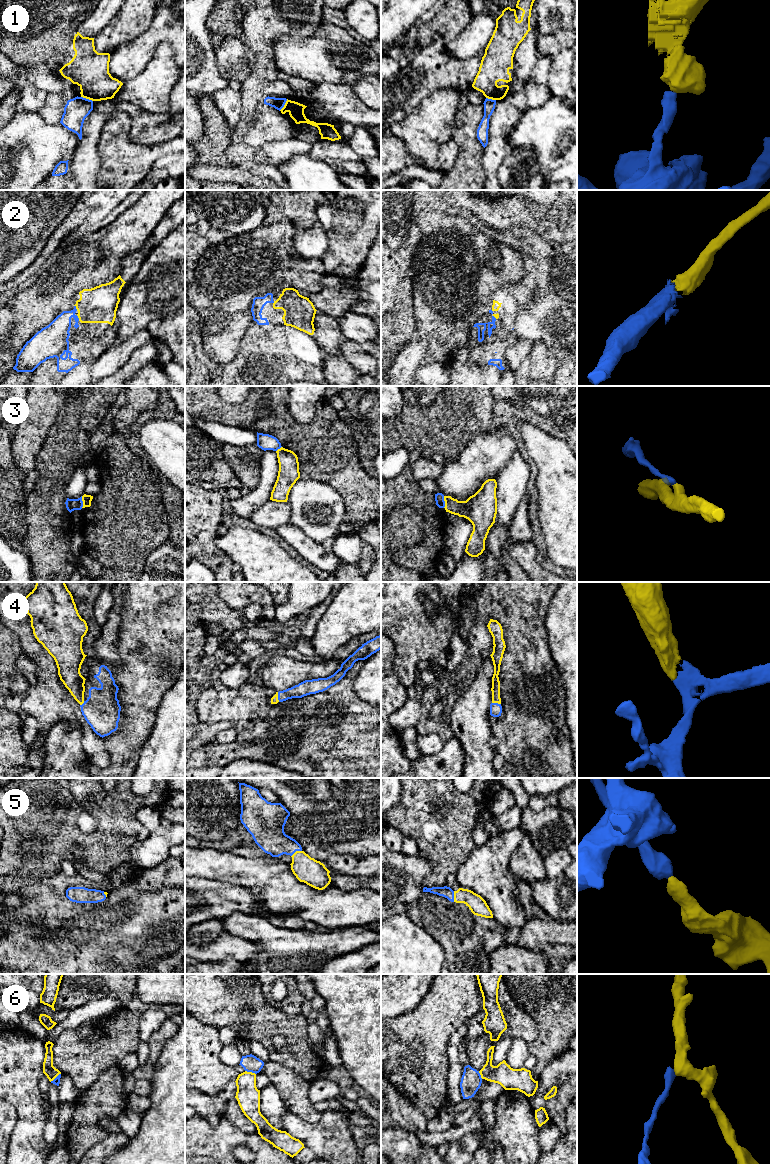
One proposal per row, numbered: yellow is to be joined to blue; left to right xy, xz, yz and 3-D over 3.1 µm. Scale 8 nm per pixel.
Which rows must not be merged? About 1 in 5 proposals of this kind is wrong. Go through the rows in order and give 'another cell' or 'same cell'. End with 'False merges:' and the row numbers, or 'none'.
1: another cell
2: same cell
3: another cell
4: same cell
5: same cell
6: another cell
False merges: 1, 3, 6

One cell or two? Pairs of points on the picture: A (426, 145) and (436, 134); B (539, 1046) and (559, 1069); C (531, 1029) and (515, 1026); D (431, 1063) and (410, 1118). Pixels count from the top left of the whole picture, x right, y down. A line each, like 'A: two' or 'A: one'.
A: one
B: two
C: one
D: two

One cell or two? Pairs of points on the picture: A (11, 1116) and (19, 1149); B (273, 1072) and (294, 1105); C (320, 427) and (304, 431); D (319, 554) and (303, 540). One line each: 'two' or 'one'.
A: two
B: one
C: one
D: one

